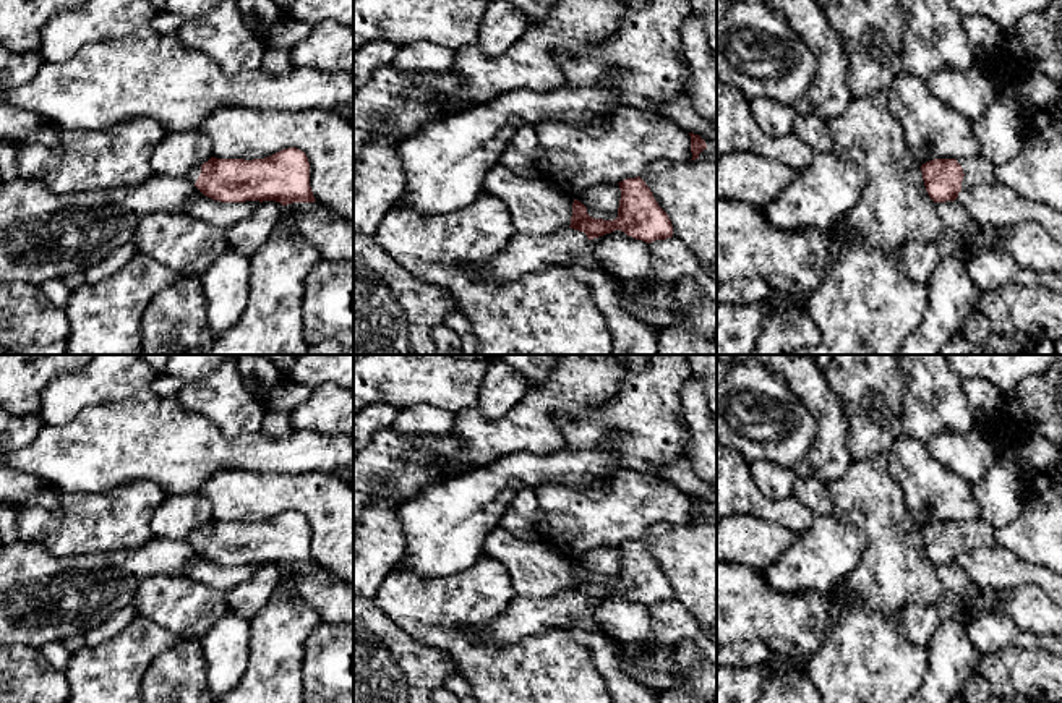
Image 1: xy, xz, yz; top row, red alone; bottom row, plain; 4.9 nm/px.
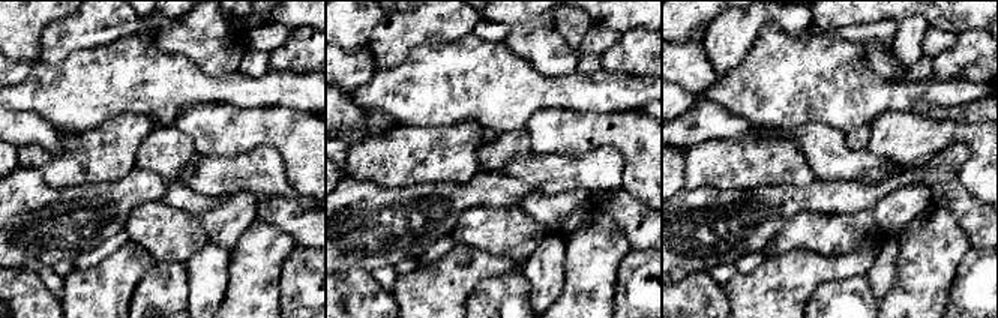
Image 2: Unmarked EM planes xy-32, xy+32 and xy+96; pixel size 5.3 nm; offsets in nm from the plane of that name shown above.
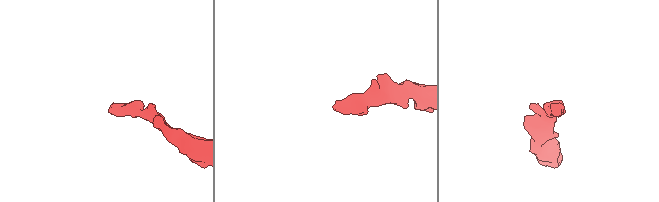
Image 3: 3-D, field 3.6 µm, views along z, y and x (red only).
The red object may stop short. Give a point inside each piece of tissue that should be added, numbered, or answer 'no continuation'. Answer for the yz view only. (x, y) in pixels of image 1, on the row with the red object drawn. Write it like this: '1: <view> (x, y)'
1: yz (978, 170)

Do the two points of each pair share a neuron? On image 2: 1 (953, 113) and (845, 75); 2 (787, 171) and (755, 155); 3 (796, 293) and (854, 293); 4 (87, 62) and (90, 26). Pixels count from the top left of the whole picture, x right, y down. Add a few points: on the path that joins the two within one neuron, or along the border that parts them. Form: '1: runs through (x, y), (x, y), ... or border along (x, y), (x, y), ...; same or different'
1: border along (956, 107), (932, 107), (919, 102), (911, 110); different
2: runs through (779, 164), (776, 161), (763, 161); same
3: border along (847, 279), (832, 279), (821, 284), (806, 302); different
4: border along (122, 36), (99, 45), (77, 48), (57, 63); different

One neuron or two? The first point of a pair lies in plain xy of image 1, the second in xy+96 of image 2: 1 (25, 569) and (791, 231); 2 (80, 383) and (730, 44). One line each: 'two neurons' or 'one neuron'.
1: two neurons
2: one neuron

